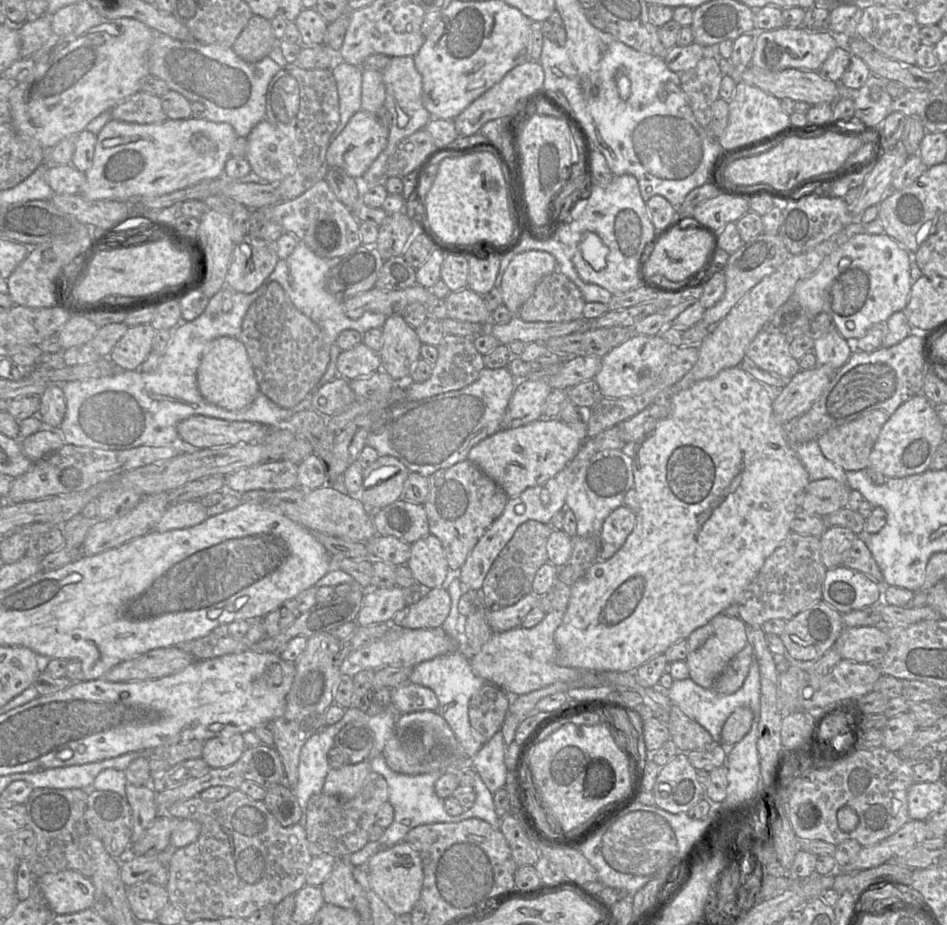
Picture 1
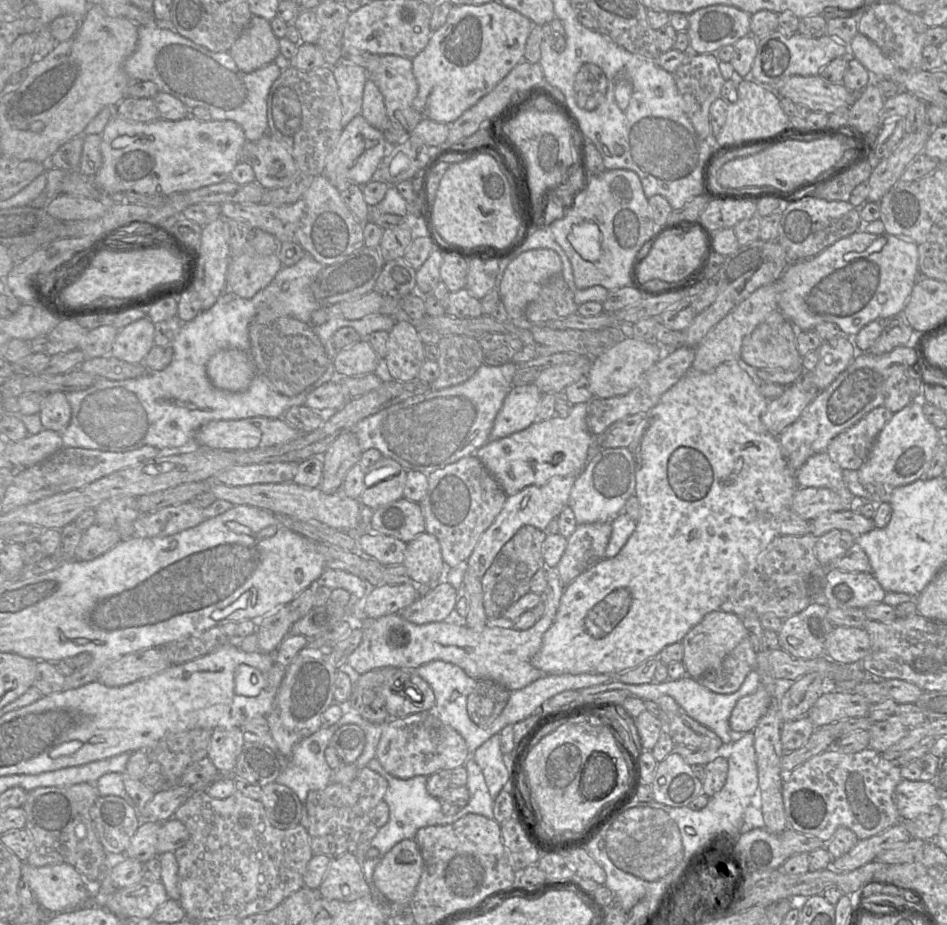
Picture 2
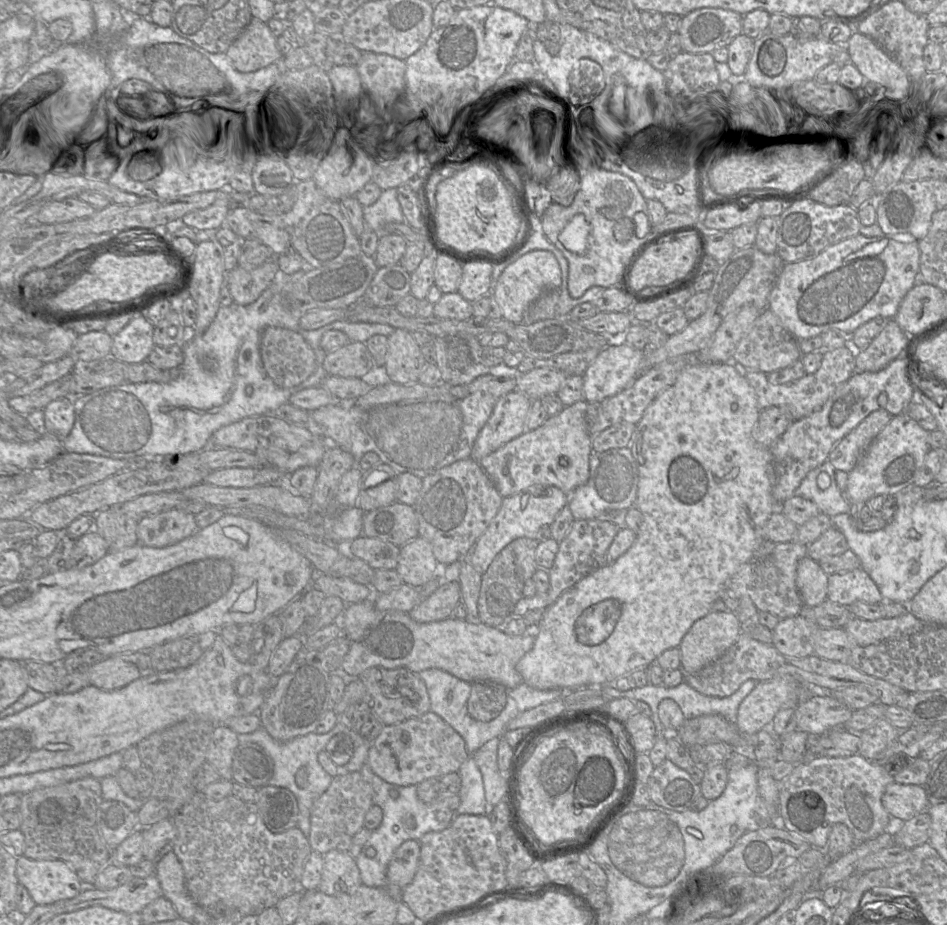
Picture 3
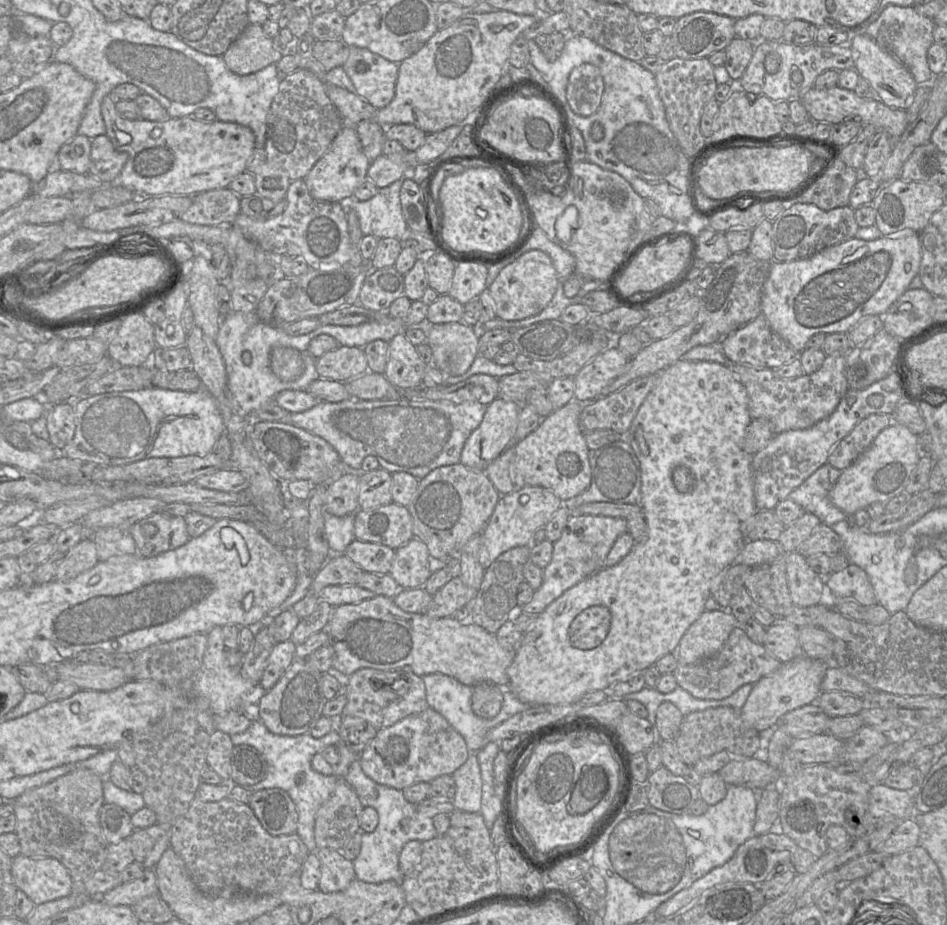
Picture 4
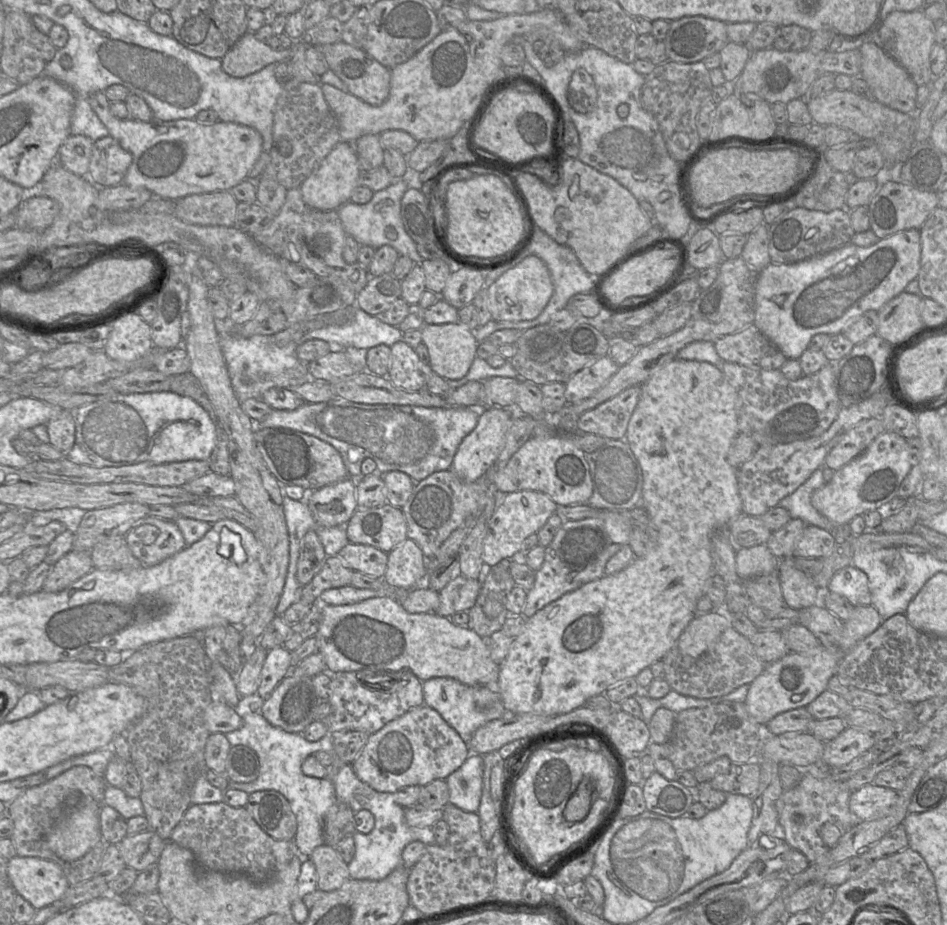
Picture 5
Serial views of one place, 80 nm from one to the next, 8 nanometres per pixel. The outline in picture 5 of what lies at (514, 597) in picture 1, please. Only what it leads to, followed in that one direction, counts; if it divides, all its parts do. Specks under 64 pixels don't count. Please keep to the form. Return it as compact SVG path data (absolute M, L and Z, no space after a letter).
M504 558L490 568L481 583L474 606L468 611L467 627L483 639L501 630L509 616L506 601L515 587L510 573L512 561L513 558Z

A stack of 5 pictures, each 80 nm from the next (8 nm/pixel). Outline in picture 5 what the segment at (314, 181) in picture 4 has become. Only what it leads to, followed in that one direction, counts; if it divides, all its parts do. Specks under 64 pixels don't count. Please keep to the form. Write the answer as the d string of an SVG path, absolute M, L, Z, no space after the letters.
M340 141L300 185L302 199L308 206L317 210L337 210L350 201L361 173L354 143Z

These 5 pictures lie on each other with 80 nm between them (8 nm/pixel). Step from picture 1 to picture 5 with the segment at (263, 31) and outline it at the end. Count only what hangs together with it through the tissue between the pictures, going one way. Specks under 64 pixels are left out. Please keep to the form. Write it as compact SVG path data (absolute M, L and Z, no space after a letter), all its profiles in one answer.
M248 31L222 58L223 70L233 77L244 77L260 71L271 63L289 60L295 53L295 41L282 51L272 49Z

